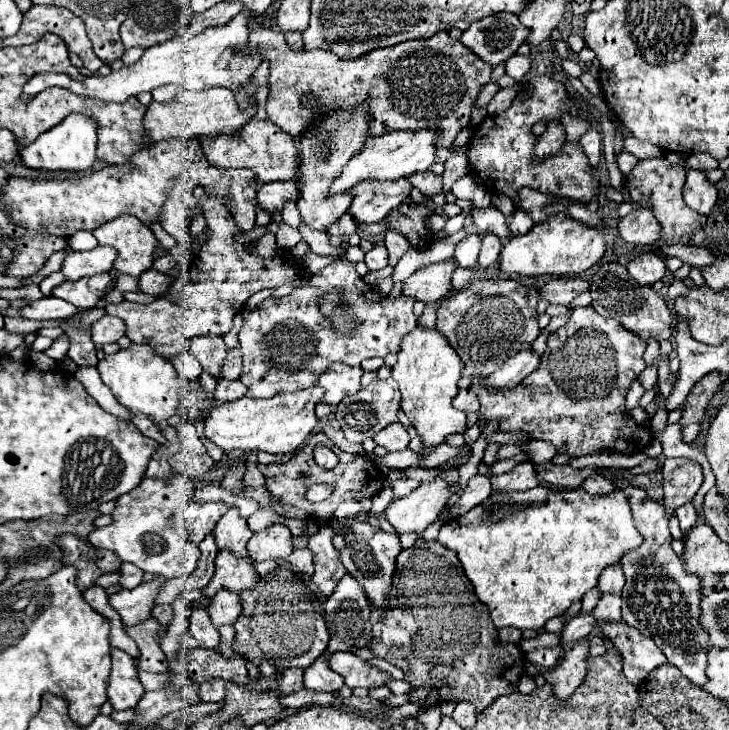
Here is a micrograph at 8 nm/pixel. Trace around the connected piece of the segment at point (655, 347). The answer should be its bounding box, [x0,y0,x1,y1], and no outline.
[644,340,660,366]

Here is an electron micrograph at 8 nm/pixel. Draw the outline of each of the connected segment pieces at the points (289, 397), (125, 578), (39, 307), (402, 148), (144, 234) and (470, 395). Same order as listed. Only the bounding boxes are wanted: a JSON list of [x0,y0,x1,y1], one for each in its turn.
[[204,386,324,454],[120,564,144,588],[20,296,78,320],[328,130,436,196],[92,216,156,278],[454,390,478,412]]

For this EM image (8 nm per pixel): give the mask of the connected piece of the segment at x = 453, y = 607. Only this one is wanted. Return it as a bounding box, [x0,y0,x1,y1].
[368,540,524,712]

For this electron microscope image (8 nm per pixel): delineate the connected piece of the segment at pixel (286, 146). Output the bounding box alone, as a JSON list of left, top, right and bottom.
[200,120,300,182]

